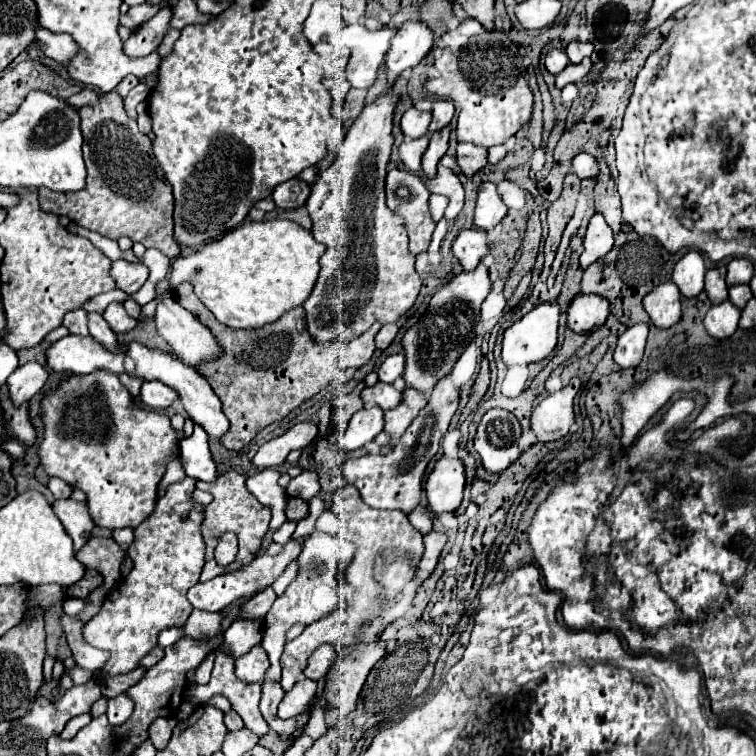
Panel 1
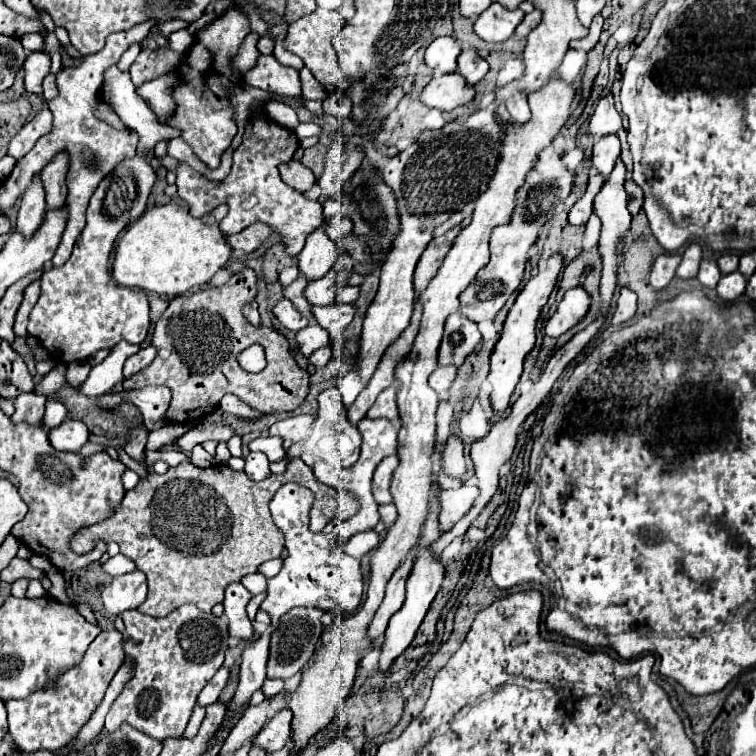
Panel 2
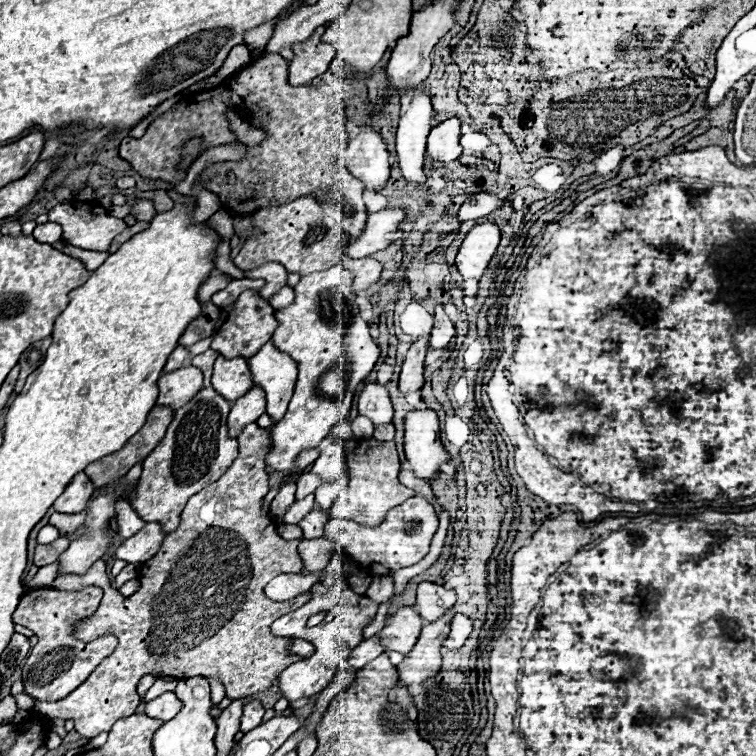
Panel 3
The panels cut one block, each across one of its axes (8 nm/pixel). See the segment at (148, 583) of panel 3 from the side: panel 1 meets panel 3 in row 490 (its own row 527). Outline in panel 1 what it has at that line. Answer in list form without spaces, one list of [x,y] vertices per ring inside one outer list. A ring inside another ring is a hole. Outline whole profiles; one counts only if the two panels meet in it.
[[[234,470],[230,472],[224,472],[224,474],[218,474],[214,482],[196,482],[196,488],[198,490],[204,490],[204,492],[210,492],[214,496],[214,500],[206,506],[206,512],[204,512],[204,522],[200,526],[200,532],[202,532],[202,538],[206,542],[206,562],[204,562],[204,568],[202,568],[202,574],[200,574],[200,582],[206,582],[206,580],[212,580],[216,576],[222,576],[226,572],[234,572],[238,568],[244,568],[246,564],[250,564],[250,560],[258,554],[260,550],[260,544],[262,544],[262,538],[268,530],[268,522],[270,522],[270,508],[260,504],[246,488],[246,478]],[[224,532],[234,532],[236,538],[238,538],[238,556],[232,564],[228,566],[218,566],[214,562],[214,546],[218,542],[218,538],[224,534]]]

